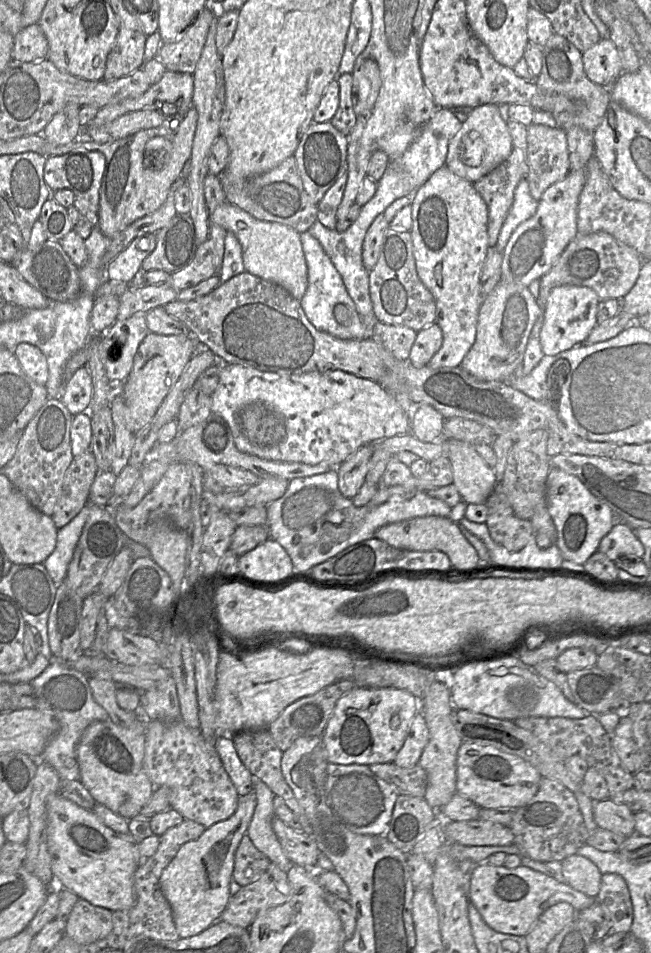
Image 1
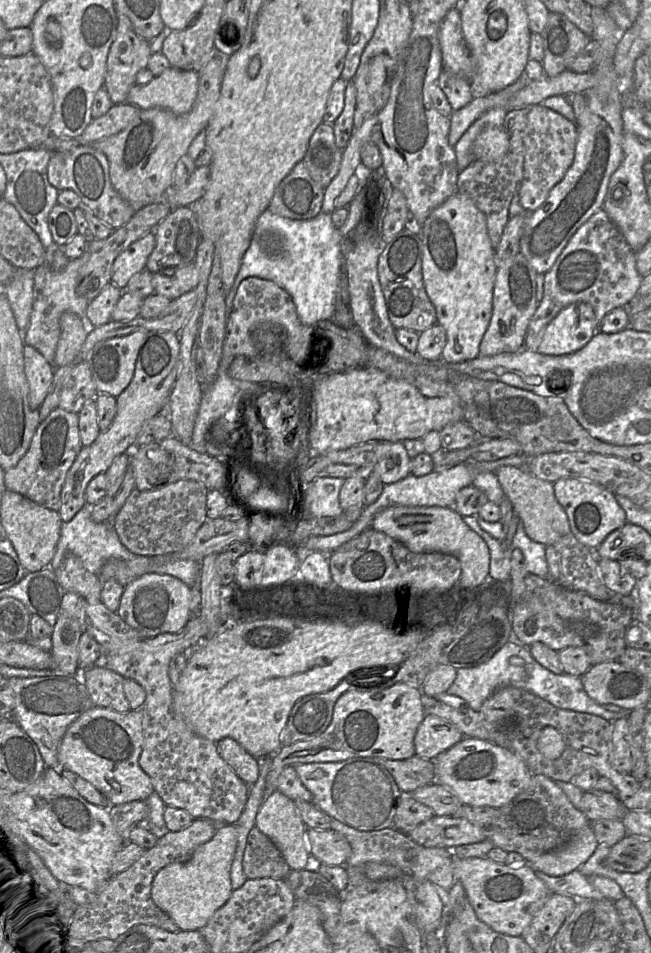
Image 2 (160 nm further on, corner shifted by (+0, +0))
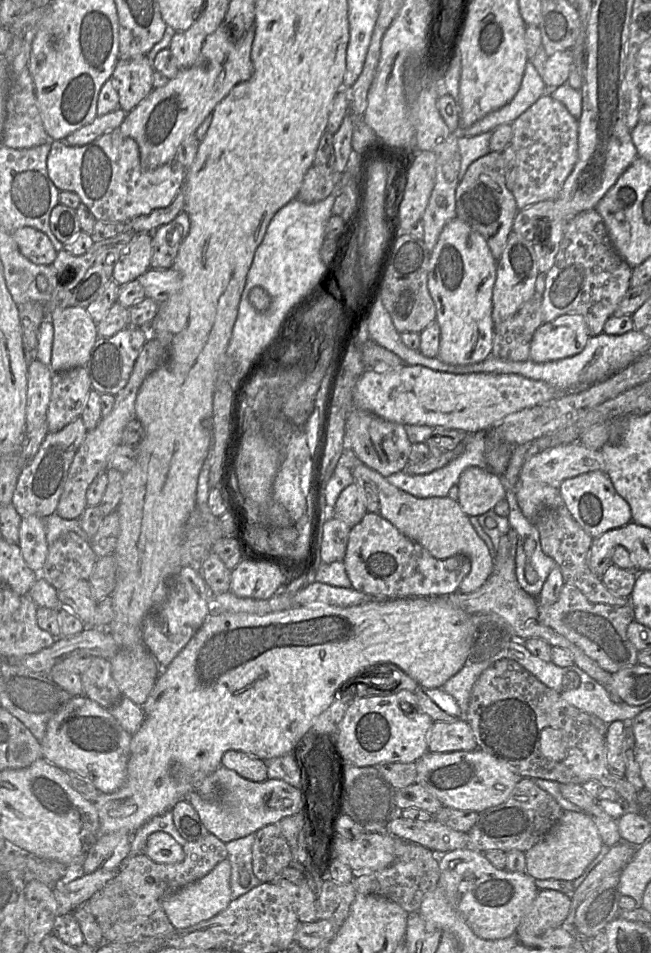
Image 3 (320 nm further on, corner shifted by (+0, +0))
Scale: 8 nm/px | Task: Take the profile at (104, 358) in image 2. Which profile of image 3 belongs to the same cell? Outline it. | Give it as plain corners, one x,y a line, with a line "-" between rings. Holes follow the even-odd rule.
127,326
110,337
99,336
86,364
91,379
91,388
100,394
110,393
116,396
127,384
135,361
150,336
147,327

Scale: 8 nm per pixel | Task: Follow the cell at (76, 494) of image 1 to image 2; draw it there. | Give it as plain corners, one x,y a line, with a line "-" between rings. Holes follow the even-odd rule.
171,332
147,333
136,360
133,378
128,387
116,398
116,415
112,424
107,430
100,431
91,445
81,447
66,474
58,510
61,522
69,522
86,505
85,490
88,483
96,475
105,473
116,457
131,452
144,424
166,411
177,379
179,355
179,334

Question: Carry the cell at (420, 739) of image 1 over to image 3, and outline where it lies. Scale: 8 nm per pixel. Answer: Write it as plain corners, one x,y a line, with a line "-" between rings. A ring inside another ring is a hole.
465,719
434,722
428,735
428,751
448,753
478,749
474,734

